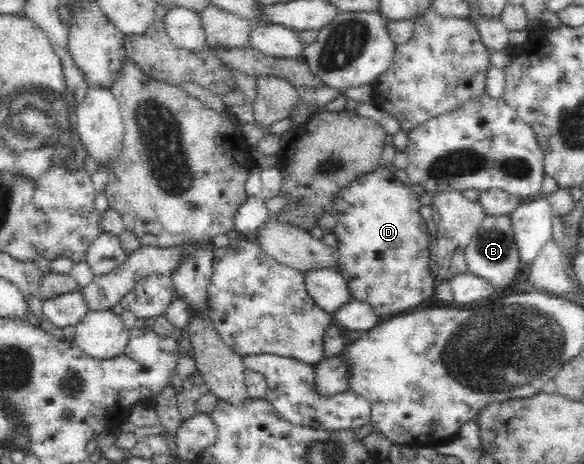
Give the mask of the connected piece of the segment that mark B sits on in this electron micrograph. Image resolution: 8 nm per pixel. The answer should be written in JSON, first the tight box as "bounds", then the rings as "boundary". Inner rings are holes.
{"bounds":[464,215,521,288],"boundary":[[[487,215],[477,233],[471,238],[469,246],[464,250],[467,270],[484,278],[493,288],[509,286],[521,267],[519,250],[516,246],[509,215]]]}

